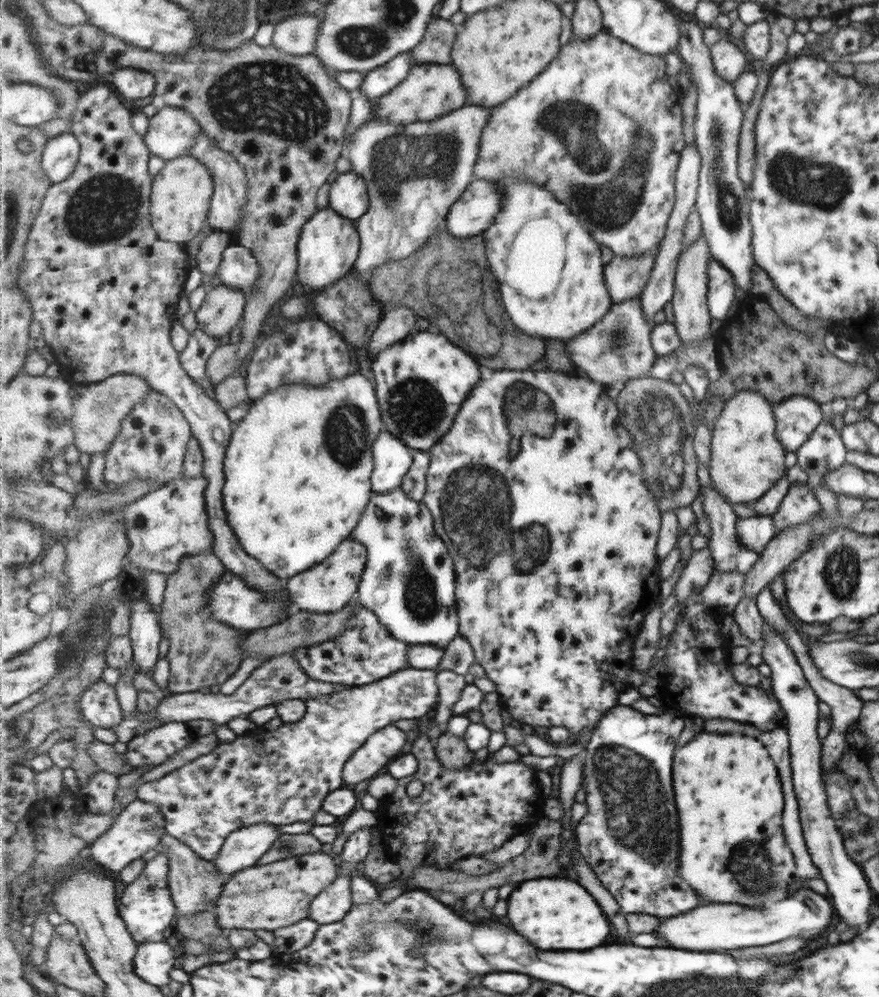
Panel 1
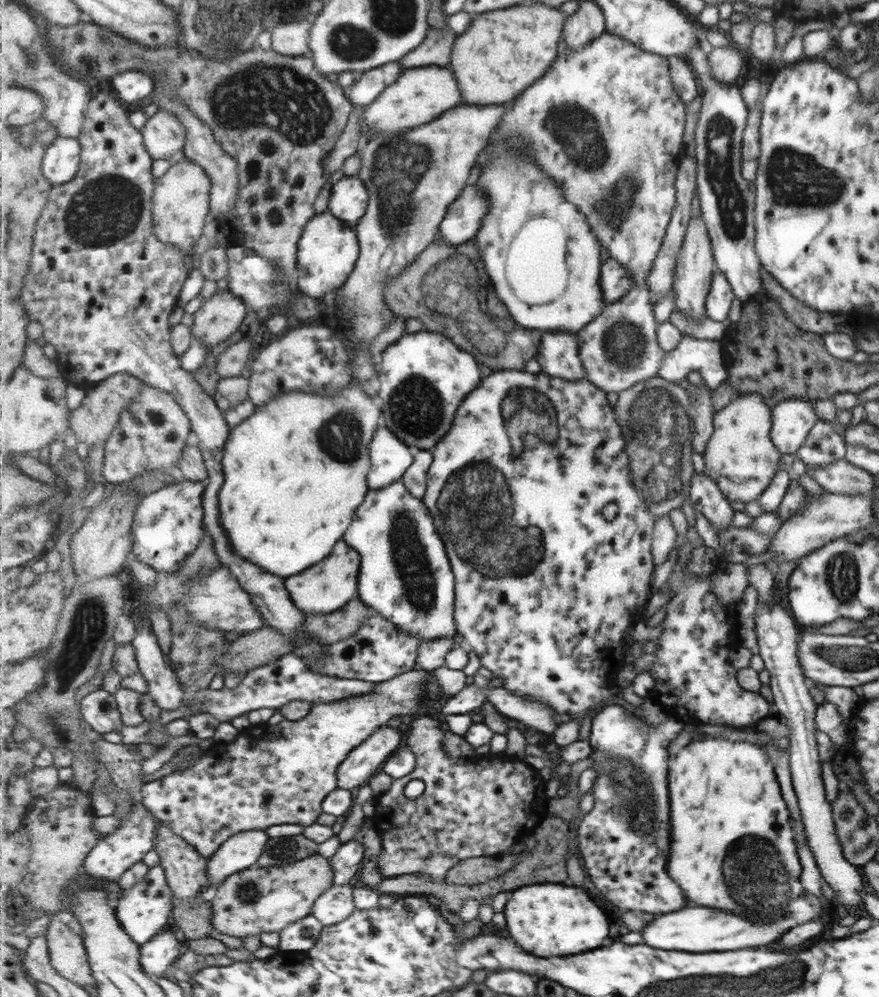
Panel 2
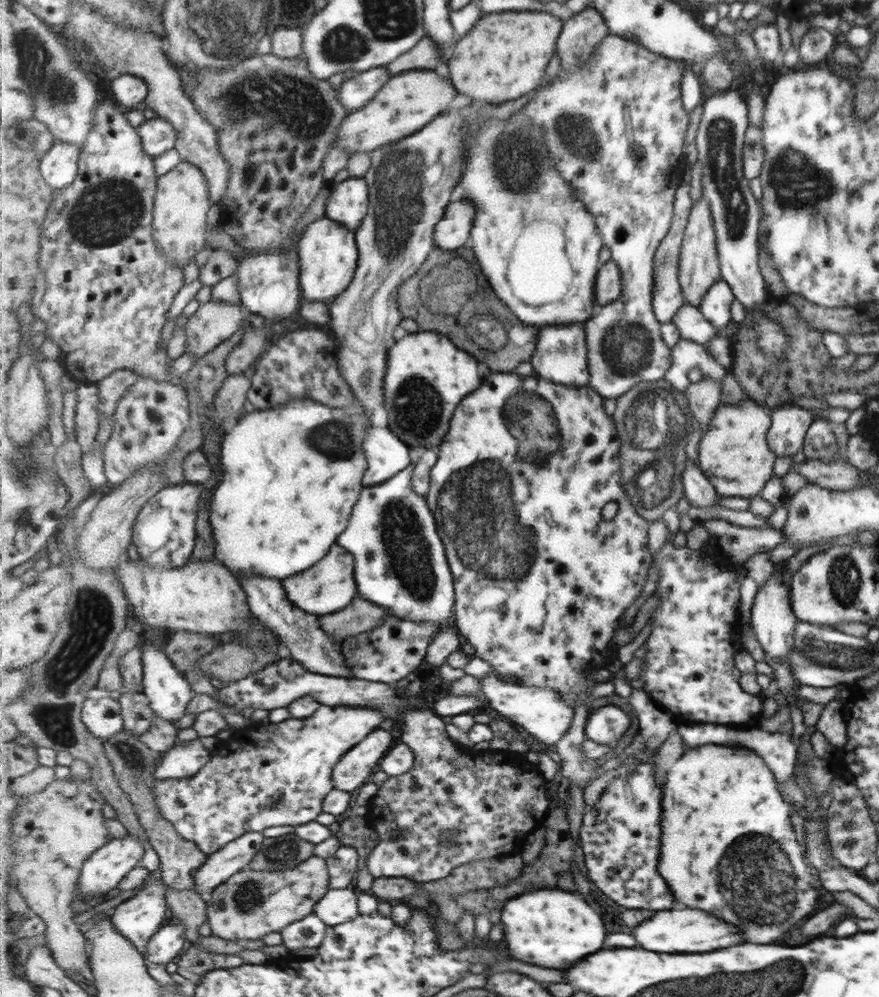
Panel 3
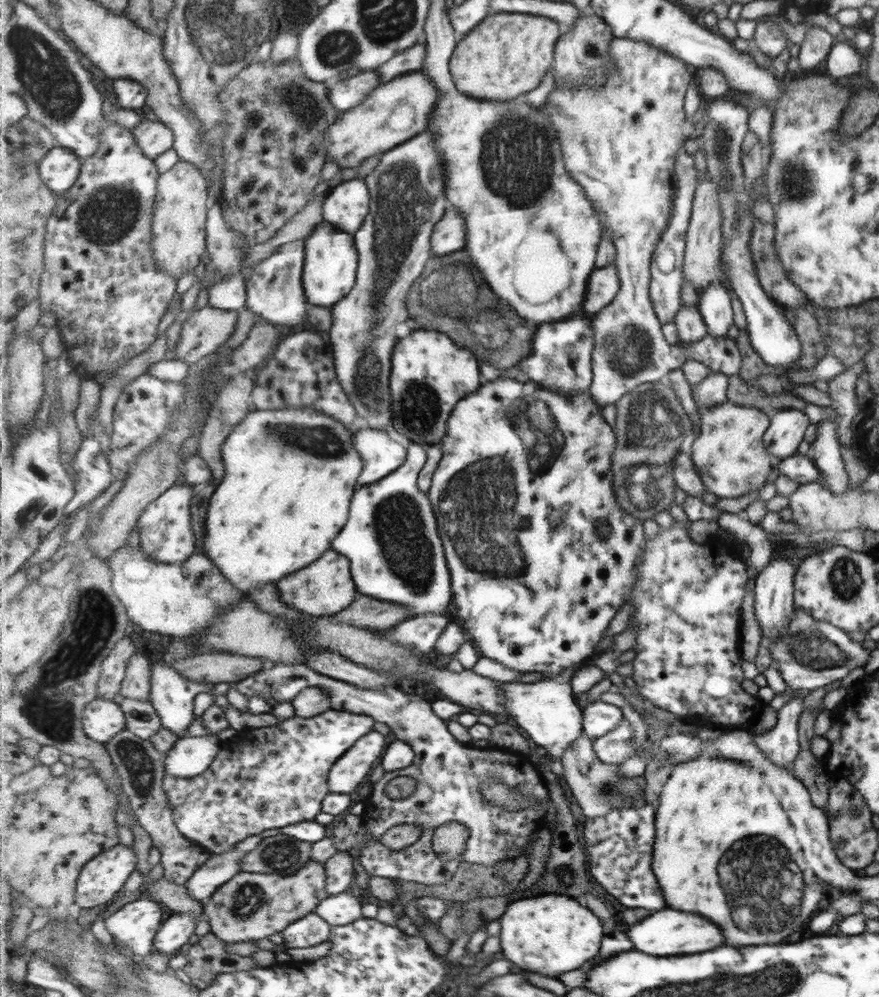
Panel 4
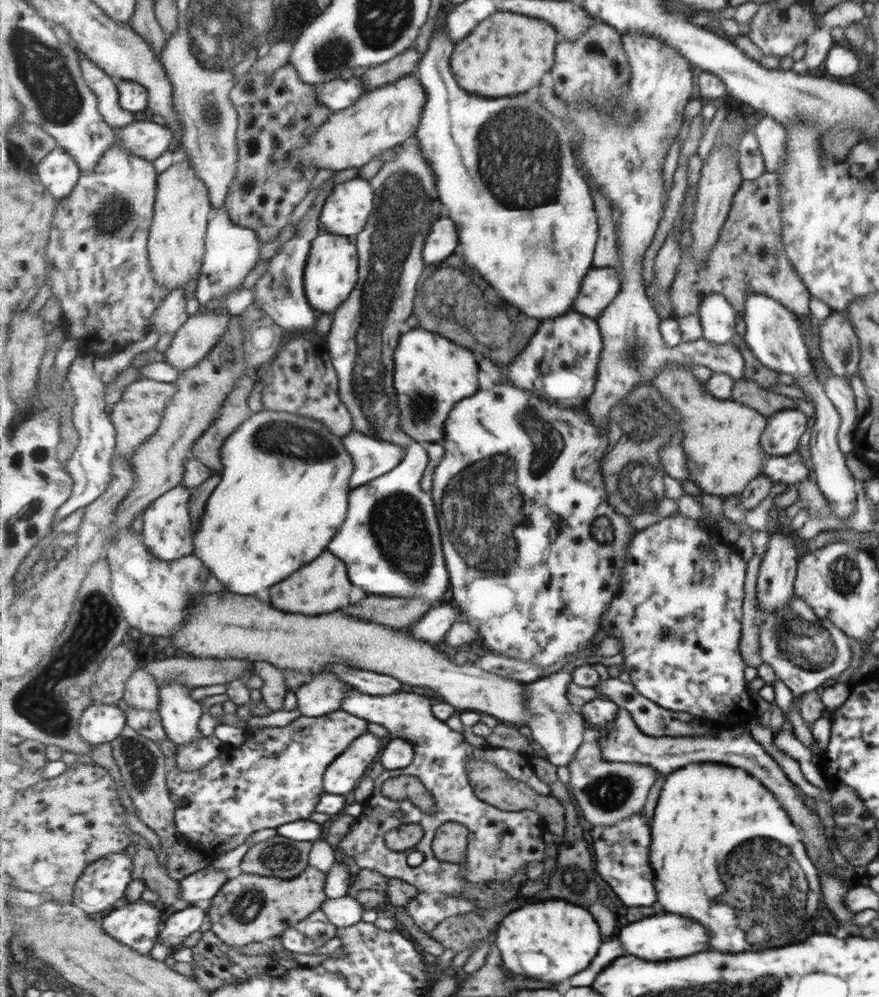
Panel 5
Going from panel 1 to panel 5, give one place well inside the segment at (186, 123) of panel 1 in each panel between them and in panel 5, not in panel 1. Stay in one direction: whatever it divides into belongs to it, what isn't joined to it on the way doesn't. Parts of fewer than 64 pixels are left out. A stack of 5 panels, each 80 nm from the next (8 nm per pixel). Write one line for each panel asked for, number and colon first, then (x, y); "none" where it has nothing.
2: (165, 136)
3: (159, 136)
4: (155, 138)
5: (147, 139)

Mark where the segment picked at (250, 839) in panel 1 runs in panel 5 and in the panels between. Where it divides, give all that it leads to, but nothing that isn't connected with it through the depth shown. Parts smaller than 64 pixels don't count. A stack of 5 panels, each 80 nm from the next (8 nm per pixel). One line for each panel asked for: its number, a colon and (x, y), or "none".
2: (242, 850)
3: (235, 857)
4: (220, 869)
5: (204, 885)

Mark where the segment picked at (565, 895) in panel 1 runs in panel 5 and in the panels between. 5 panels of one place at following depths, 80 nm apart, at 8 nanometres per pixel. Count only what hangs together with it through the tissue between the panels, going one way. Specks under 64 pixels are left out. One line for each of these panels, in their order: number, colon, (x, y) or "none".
2: (548, 919)
3: (553, 928)
4: (552, 934)
5: (553, 940)

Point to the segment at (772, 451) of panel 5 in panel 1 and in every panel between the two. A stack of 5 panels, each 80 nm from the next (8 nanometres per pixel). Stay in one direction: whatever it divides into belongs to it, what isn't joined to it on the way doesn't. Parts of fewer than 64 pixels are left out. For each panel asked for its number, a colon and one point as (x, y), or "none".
1: (796, 418)
2: (792, 419)
3: (789, 423)
4: (785, 431)

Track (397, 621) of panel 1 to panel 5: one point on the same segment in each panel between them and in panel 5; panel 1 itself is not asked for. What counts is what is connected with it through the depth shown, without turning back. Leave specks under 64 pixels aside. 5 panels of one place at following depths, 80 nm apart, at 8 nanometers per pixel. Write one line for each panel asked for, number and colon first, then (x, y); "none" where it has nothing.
2: (406, 576)
3: (401, 565)
4: (391, 537)
5: (390, 541)

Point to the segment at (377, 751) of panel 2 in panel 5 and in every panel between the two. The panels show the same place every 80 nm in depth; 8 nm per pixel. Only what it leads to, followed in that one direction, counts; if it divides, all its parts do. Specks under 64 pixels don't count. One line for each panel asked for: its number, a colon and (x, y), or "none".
3: (352, 771)
4: (350, 771)
5: (342, 777)

